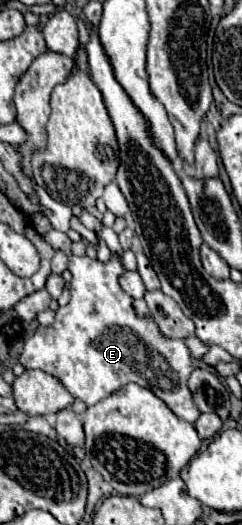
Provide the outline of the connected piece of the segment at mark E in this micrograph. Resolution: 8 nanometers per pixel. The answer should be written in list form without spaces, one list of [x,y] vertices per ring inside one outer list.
[[[58,230],[48,232],[44,240],[55,250],[62,250],[68,254],[68,270],[72,272],[70,302],[56,310],[56,320],[52,326],[38,326],[34,336],[26,340],[24,350],[20,354],[20,364],[24,368],[38,368],[56,376],[74,398],[84,400],[88,406],[100,402],[108,394],[116,392],[120,386],[136,382],[152,390],[160,400],[164,400],[178,418],[186,422],[196,422],[200,412],[196,410],[192,392],[188,390],[188,378],[194,370],[190,350],[184,340],[164,338],[156,322],[152,322],[152,316],[138,316],[138,312],[132,306],[132,296],[126,294],[118,282],[120,276],[126,272],[122,256],[112,254],[108,262],[100,262],[98,258],[92,260],[88,256],[72,256],[72,241],[66,233]]]

